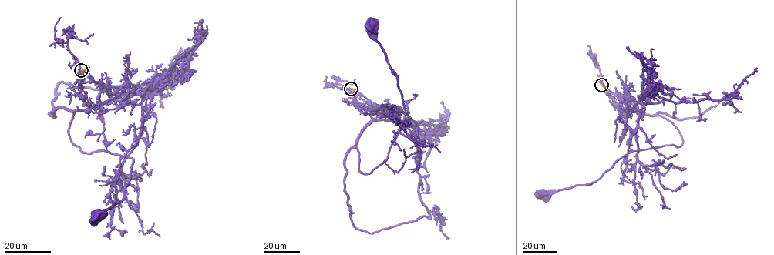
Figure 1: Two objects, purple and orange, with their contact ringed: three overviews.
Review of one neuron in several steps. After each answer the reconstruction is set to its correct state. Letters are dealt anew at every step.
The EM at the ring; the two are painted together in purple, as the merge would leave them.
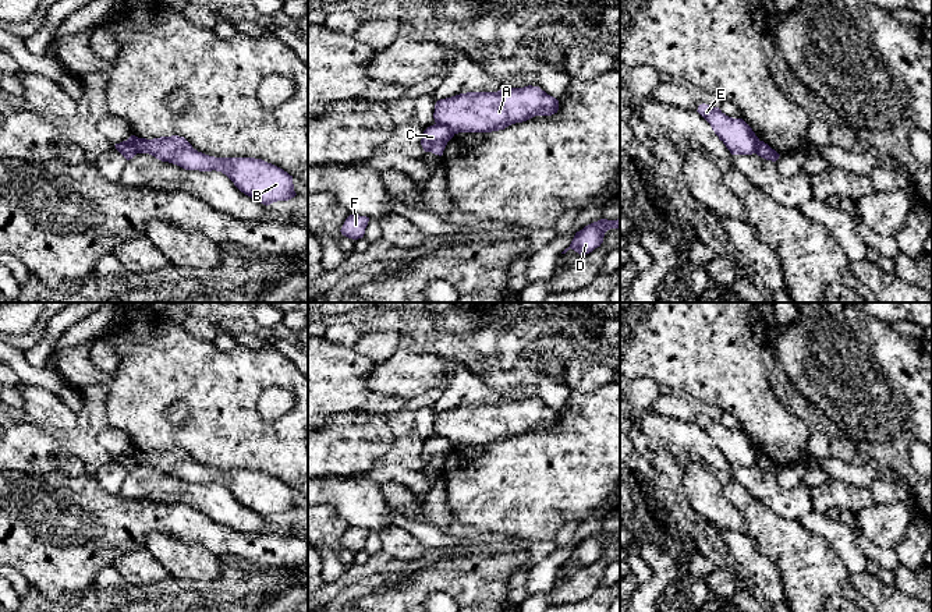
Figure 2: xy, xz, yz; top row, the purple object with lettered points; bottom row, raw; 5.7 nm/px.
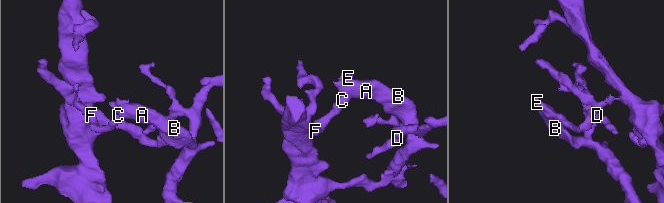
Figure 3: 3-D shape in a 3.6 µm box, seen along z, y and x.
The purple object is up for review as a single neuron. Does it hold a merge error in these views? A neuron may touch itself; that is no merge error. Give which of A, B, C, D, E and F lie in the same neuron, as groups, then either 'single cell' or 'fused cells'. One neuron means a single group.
A B D E / C F; fused cells

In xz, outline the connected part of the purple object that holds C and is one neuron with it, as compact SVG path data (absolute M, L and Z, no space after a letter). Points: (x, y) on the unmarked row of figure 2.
M433 436L424 443L421 457L425 464L432 464L442 468L447 454L454 449L454 445L442 436Z

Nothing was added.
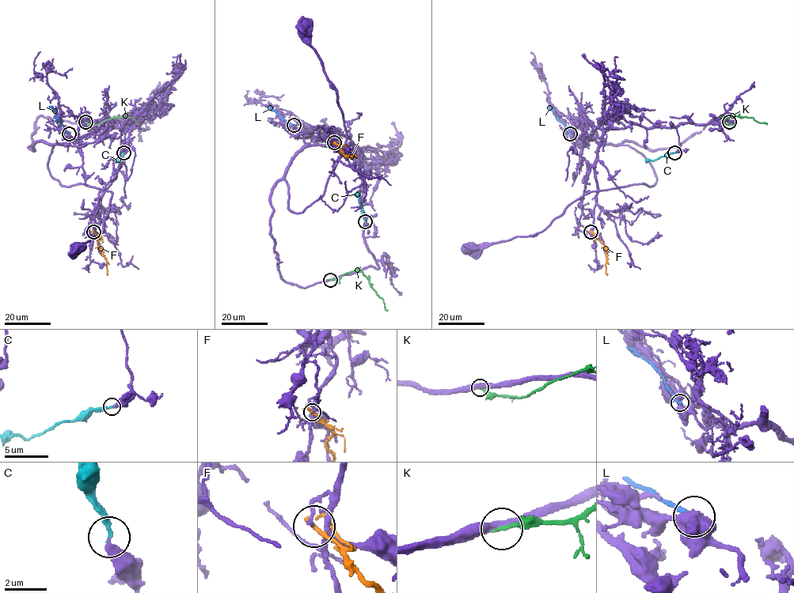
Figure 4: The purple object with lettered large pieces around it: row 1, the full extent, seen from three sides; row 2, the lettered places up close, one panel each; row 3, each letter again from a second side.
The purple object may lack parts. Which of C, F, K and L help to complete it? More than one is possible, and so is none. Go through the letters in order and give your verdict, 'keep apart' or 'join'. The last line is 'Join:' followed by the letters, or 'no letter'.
C: join
F: keep apart
K: keep apart
L: keep apart
Join: C

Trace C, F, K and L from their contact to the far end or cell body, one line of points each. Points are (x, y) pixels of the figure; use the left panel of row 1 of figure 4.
C: (123, 152), (120, 160), (116, 162)
F: (93, 232), (99, 237), (97, 242), (107, 261), (107, 275)
K: (85, 122), (97, 124), (124, 115), (132, 117), (138, 124)
L: (69, 133), (49, 106)

